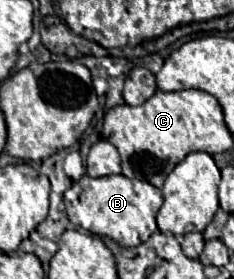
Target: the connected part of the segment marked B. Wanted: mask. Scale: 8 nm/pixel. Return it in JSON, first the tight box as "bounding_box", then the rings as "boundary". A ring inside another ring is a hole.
{"bounding_box":[64,174,162,246],"boundary":[[[122,174],[90,178],[82,176],[64,193],[68,220],[84,230],[116,240],[120,246],[138,246],[156,230],[156,212],[162,206],[162,192],[146,180],[126,178]]]}

